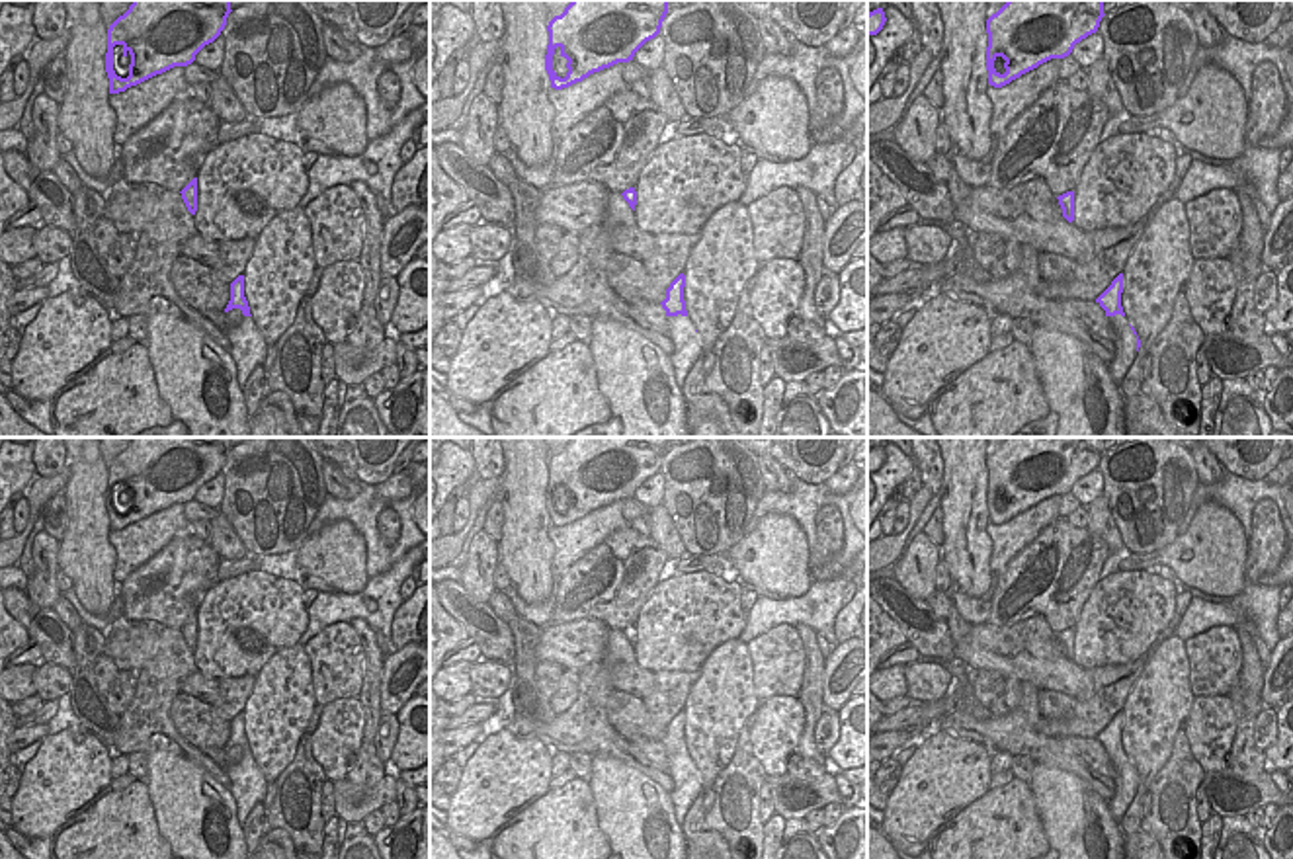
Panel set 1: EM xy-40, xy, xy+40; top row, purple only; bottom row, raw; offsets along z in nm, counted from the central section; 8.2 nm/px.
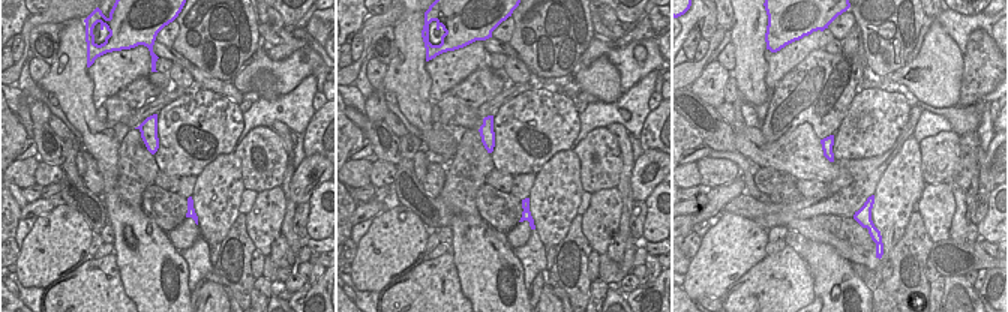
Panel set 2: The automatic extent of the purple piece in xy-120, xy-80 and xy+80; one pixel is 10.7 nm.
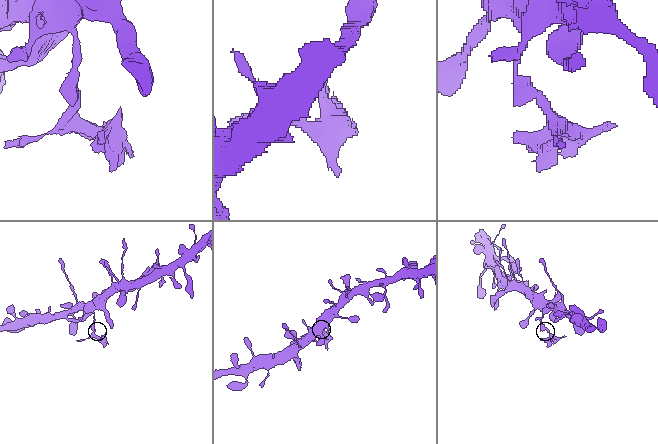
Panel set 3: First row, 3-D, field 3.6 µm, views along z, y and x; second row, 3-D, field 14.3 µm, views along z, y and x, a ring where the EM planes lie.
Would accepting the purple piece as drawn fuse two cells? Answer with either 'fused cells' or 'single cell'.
fused cells

